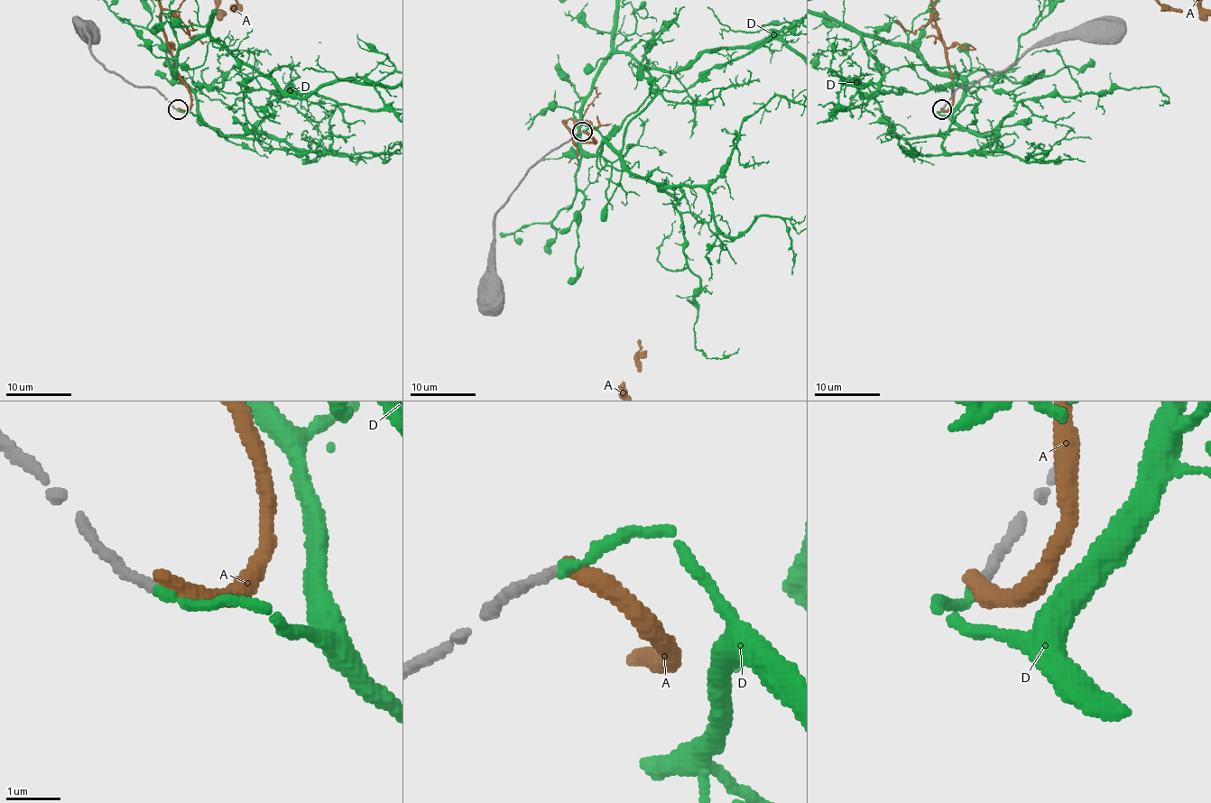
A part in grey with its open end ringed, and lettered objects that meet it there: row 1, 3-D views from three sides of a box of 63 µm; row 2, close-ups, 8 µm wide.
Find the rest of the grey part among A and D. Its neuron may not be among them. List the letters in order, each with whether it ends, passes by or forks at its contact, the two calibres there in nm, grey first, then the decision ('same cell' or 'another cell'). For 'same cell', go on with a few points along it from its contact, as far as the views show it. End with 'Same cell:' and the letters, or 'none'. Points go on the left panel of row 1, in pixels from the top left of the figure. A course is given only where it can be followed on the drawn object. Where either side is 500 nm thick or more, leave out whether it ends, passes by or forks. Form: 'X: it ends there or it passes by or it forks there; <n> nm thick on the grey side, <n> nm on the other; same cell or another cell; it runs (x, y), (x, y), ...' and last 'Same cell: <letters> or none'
A: it ends there; 180 nm thick on the grey side, 360 nm on the other; another cell
D: it ends there; 180 nm thick on the grey side, 180 nm on the other; same cell
Same cell: D

